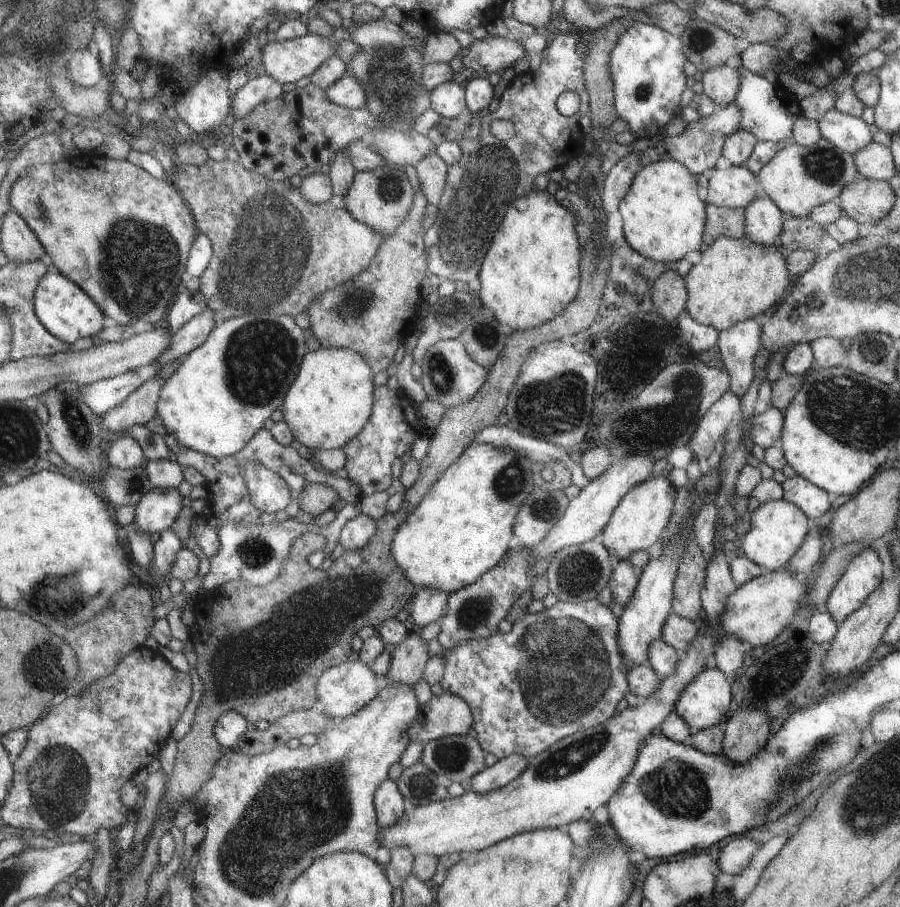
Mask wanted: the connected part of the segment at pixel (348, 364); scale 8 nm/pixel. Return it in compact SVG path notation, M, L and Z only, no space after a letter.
M322 347L309 353L282 408L295 438L310 450L345 448L371 423L377 394L374 378L368 362L351 349Z

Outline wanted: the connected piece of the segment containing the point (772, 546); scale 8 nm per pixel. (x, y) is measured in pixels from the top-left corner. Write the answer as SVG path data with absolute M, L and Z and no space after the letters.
M770 500L761 503L754 512L751 512L750 530L741 533L737 545L742 554L756 565L764 566L769 571L784 569L792 556L800 549L806 536L811 532L808 528L806 514L786 500Z

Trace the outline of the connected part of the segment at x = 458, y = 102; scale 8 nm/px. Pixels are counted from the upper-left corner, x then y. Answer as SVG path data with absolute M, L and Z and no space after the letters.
M448 81L431 94L431 109L442 117L456 119L468 110L466 90L458 82Z

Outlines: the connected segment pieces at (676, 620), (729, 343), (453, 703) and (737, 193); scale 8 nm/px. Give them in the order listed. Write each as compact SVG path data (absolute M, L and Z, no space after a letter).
M670 614L663 627L661 640L678 652L685 652L688 646L699 636L701 623Z
M752 318L721 331L717 339L722 363L731 379L728 390L741 399L754 380L753 361L761 350L762 332L763 326Z
M444 690L440 696L433 696L428 704L422 704L420 716L408 730L413 742L430 742L447 735L468 734L473 727L472 708L467 701L452 692Z
M730 166L727 170L714 169L709 184L705 204L718 207L741 207L746 209L760 196L761 182L743 166Z

